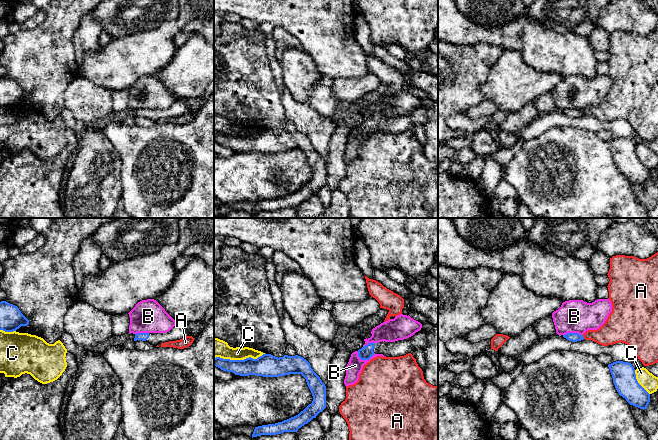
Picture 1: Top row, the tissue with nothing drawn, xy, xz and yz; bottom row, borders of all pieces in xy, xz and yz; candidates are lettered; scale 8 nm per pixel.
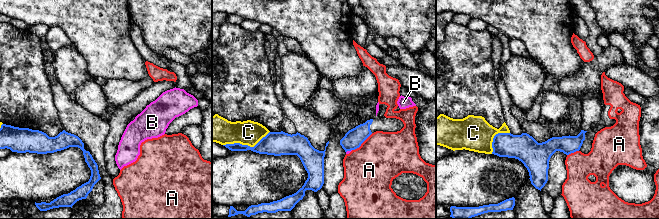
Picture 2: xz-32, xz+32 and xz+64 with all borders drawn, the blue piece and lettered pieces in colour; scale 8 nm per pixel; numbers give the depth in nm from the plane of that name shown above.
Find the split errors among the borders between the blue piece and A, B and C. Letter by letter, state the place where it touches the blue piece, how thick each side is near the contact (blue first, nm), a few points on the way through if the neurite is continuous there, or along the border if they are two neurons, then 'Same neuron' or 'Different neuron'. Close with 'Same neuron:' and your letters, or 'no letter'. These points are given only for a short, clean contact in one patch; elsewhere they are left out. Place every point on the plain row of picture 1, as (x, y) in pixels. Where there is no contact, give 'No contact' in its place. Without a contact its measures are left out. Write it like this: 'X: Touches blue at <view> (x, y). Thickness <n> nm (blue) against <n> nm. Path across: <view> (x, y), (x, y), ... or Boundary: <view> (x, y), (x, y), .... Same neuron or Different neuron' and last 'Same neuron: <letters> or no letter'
A: Touches blue at yz (583, 113). Thickness 80 nm (blue) against 200 nm. Boundary: yz (582, 111), (584, 114). Different neuron
B: Touches blue at xz (364, 135). Thickness 110 nm (blue) against 130 nm. Boundary: xz (357, 127), (357, 131), (361, 135), (368, 135), (374, 129). Different neuron
C: Touches blue at xz (239, 136). Thickness 190 nm (blue) against 160 nm. Different neuron
Same neuron: no letter

